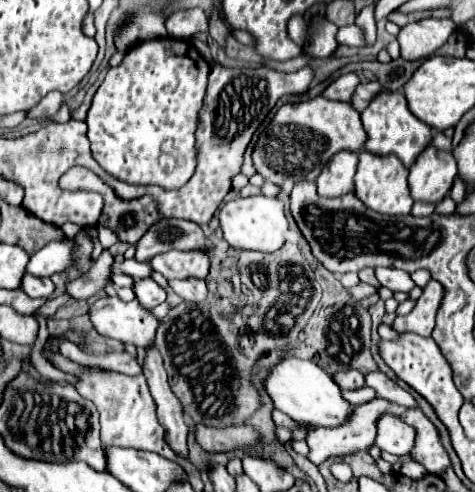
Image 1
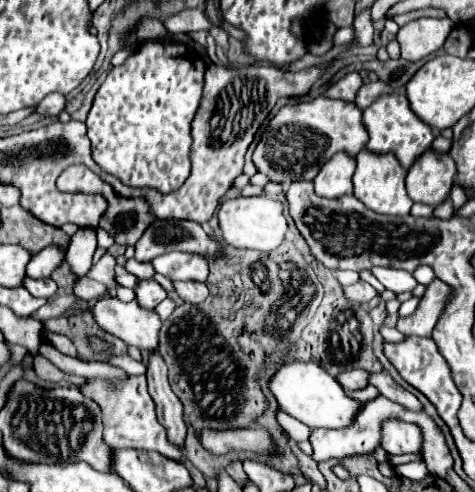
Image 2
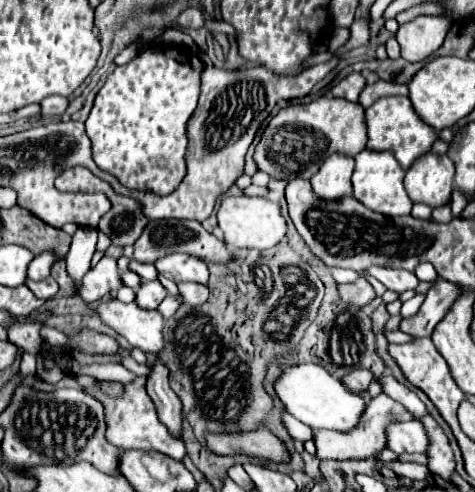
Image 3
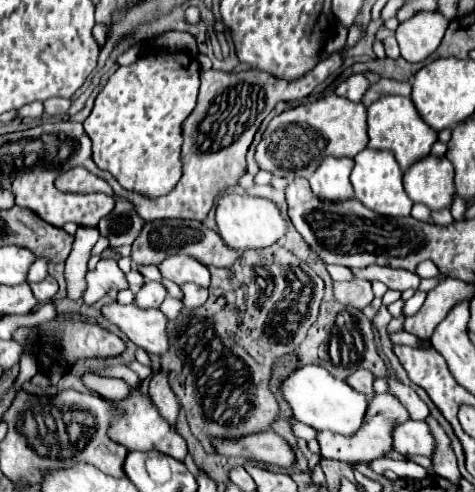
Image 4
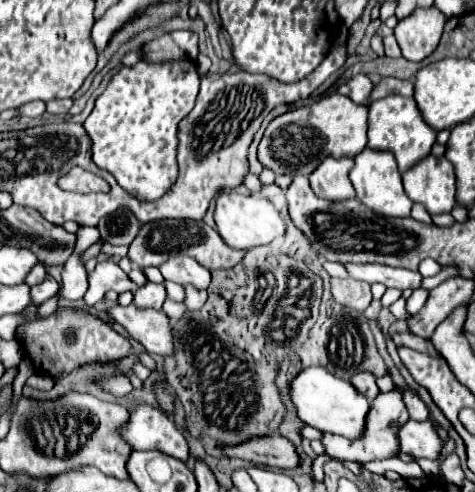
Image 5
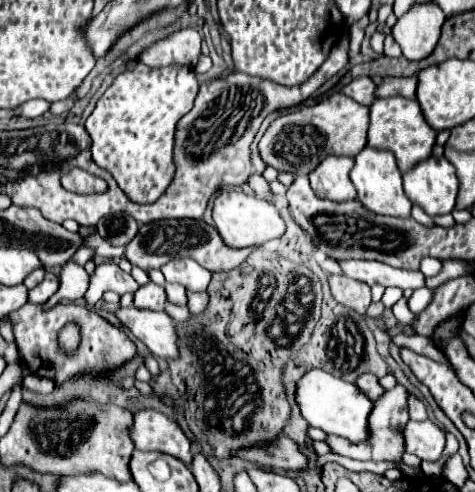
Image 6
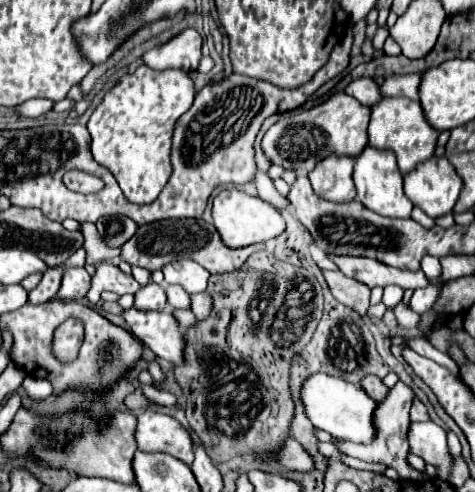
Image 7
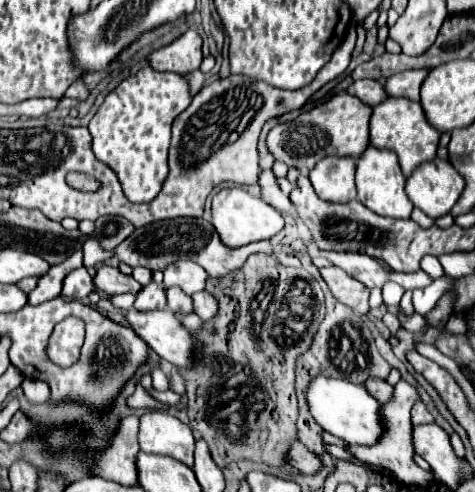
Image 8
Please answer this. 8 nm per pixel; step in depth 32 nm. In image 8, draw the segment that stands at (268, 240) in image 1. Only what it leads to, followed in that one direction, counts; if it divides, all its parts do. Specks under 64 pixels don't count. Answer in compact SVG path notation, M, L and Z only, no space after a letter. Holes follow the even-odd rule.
M224 188L212 198L212 224L228 248L240 248L278 234L284 228L284 218L262 198L252 196L242 188Z

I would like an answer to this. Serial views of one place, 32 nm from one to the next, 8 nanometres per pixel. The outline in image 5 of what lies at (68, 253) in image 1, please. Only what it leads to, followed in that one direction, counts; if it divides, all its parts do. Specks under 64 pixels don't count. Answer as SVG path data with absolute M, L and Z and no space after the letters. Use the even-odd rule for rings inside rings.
M38 262L38 264L30 270L30 274L26 276L26 282L28 282L28 286L34 286L34 284L40 284L44 278L46 278L46 266L44 266L42 262Z

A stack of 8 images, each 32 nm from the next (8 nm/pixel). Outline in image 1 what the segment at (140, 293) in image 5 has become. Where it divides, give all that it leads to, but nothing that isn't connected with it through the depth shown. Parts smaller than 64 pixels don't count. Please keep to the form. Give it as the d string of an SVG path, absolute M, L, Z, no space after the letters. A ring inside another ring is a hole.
M142 278L142 280L136 280L134 282L134 294L138 298L138 302L150 310L158 304L162 304L166 300L166 292L164 288L160 288L152 278Z

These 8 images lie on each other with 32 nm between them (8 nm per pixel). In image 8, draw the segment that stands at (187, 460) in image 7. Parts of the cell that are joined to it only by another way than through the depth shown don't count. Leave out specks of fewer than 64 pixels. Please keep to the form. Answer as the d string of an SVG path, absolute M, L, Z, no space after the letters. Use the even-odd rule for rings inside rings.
M146 412L140 416L138 442L142 452L166 454L186 466L194 464L194 436L192 430L176 416L164 412Z

